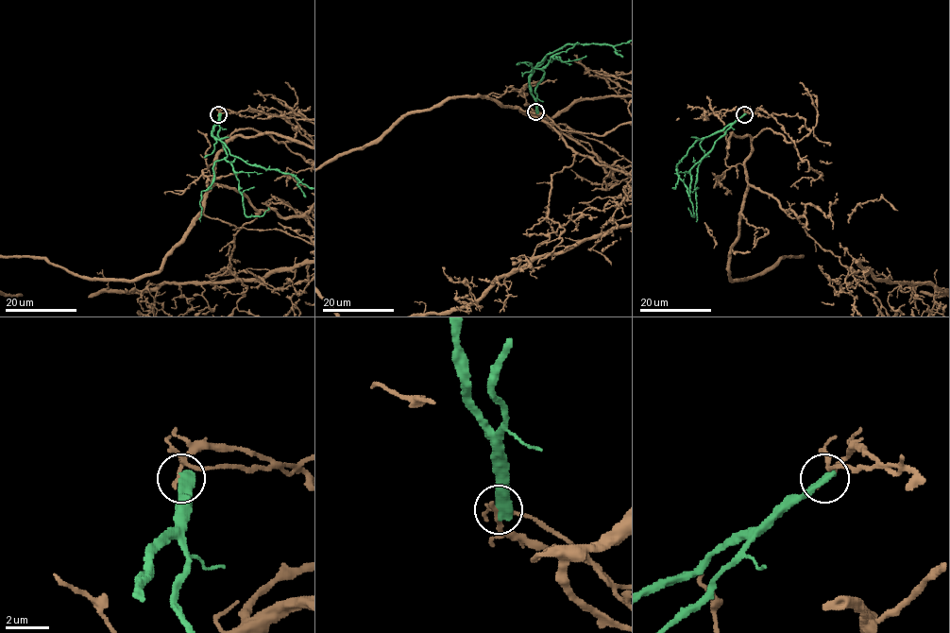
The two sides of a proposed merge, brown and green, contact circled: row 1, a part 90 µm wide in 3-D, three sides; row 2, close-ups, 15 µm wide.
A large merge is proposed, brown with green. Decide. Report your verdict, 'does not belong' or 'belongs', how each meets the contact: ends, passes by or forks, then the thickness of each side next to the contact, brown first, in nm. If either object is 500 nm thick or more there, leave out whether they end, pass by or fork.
does not belong | brown passes by | green ends | 140/480 nm

